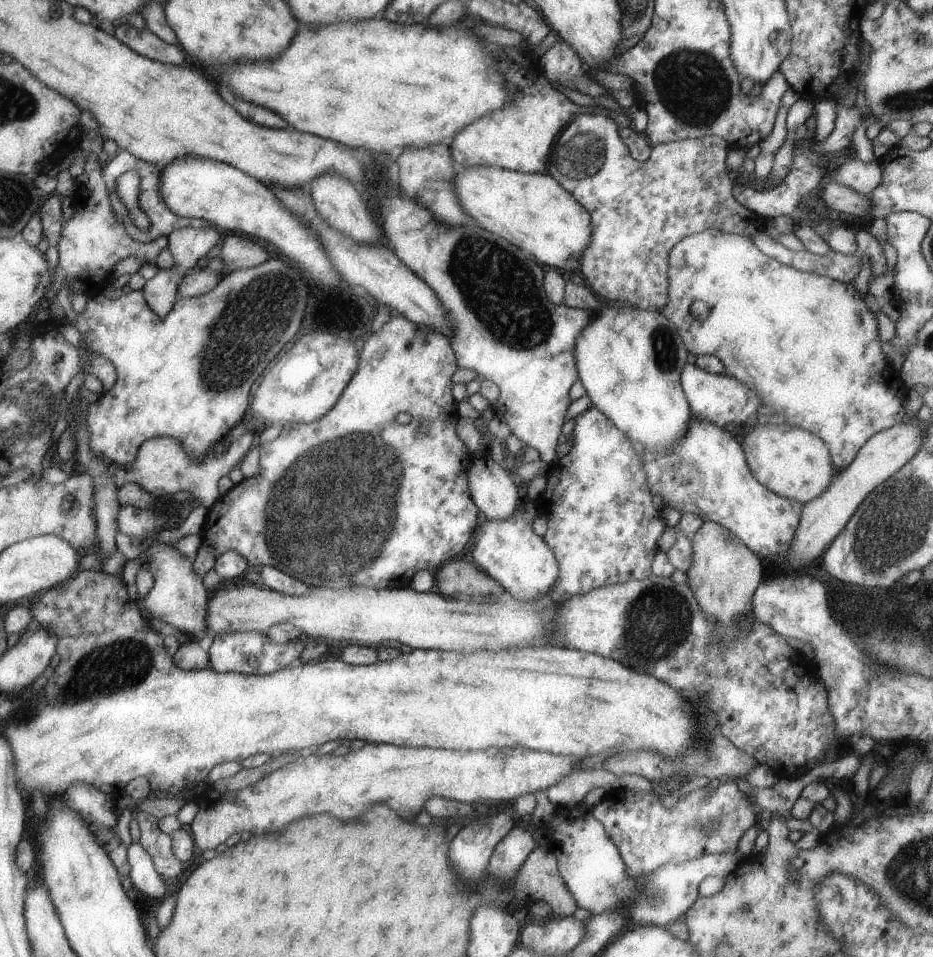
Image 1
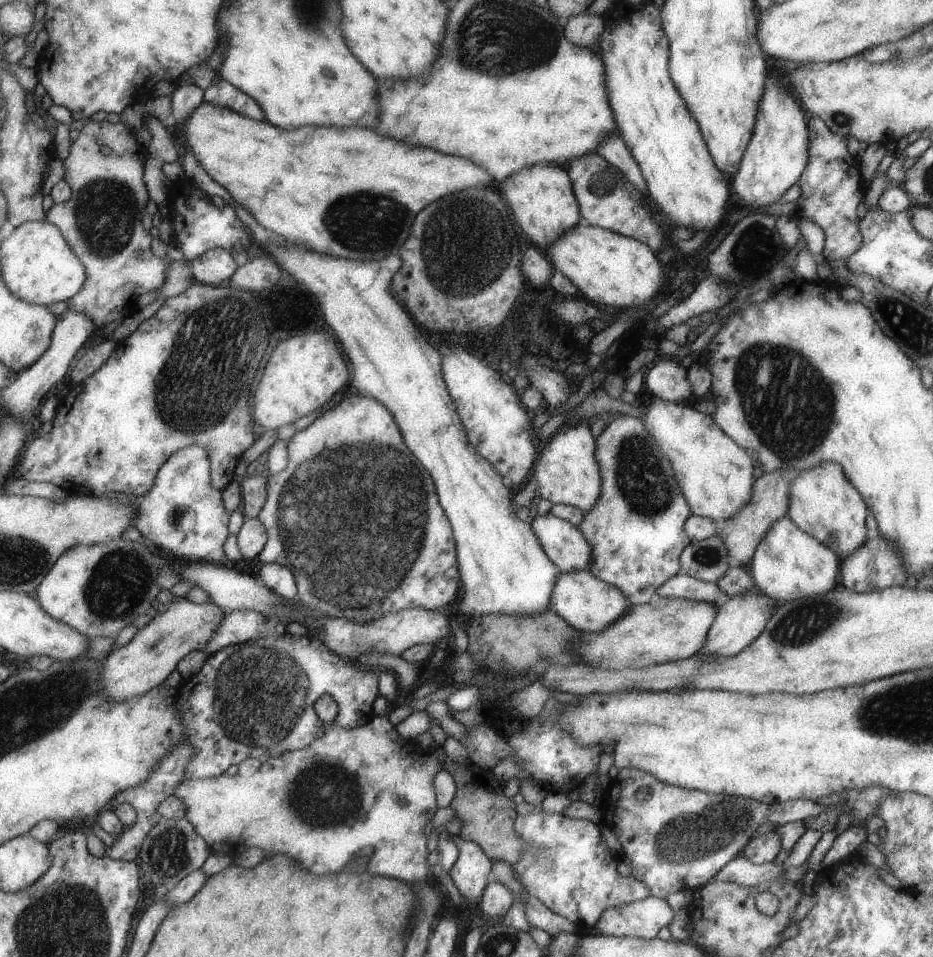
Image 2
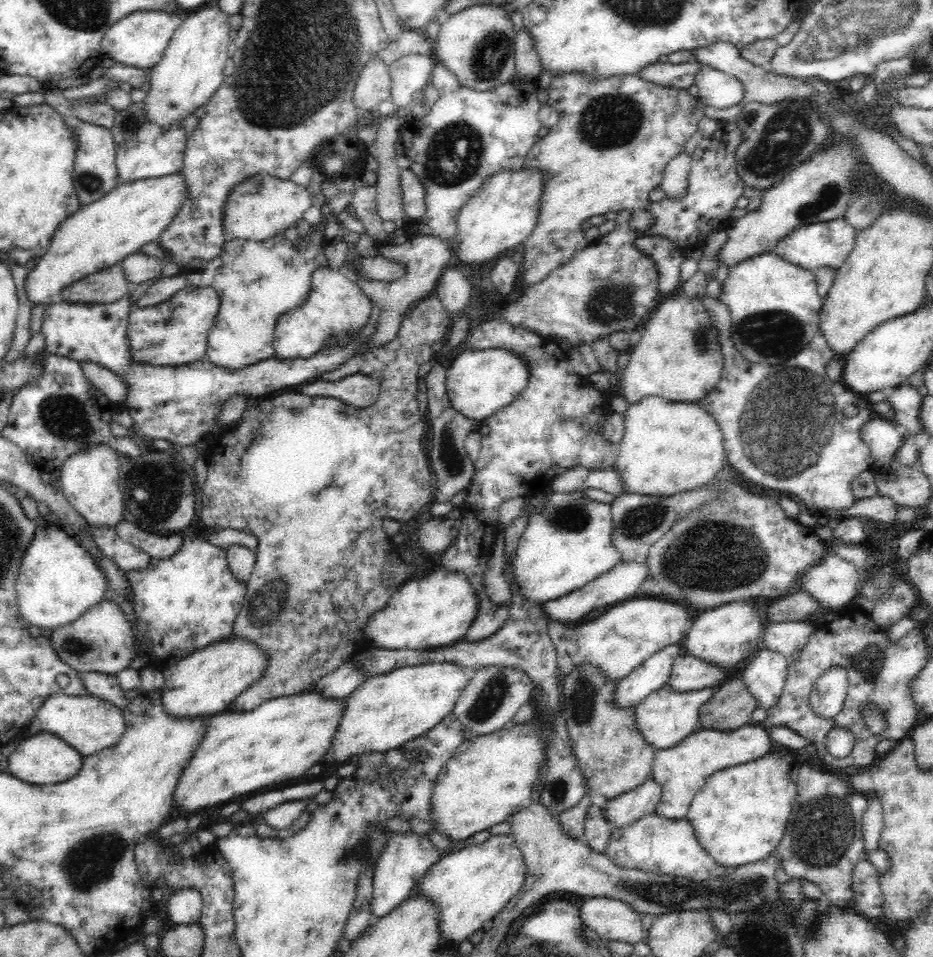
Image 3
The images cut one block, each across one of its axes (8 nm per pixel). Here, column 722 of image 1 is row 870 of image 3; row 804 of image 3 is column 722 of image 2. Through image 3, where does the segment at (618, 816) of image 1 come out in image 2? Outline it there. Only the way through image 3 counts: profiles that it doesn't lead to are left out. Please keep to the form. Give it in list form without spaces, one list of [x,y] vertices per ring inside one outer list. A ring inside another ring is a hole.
[[[619,769],[617,775],[608,780],[608,785],[604,785],[603,791],[600,801],[601,822],[619,841],[620,857],[629,860],[632,870],[630,876],[642,882],[649,895],[664,901],[669,894],[677,890],[694,891],[711,881],[722,866],[741,854],[748,840],[757,834],[756,830],[760,824],[769,823],[776,827],[793,821],[801,822],[807,817],[816,817],[824,809],[814,801],[805,799],[765,804],[754,798],[674,787],[639,769]]]

